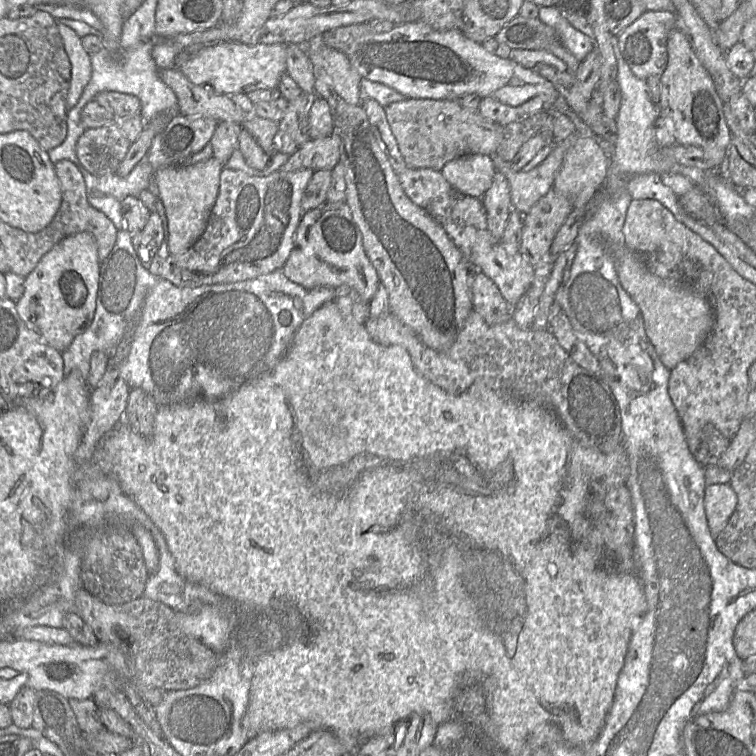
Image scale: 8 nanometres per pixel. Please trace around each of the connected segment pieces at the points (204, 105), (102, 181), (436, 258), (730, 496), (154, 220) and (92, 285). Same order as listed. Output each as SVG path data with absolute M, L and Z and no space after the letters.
M177 68L159 69L162 81L177 97L177 113L186 116L203 116L216 122L241 124L250 116L227 95L218 93L210 85L190 82Z
M142 158L126 177L119 177L115 173L95 176L85 171L83 175L87 199L95 209L103 212L115 225L117 230L123 229L121 202L127 196L135 196L147 190L152 182L154 169L149 160Z
M322 70L316 77L314 94L328 102L333 117L334 131L341 138L339 162L345 168L344 201L352 212L362 235L365 254L376 270L380 281L371 300L377 296L381 287L385 287L390 313L409 327L425 346L437 351L449 349L474 310L471 288L474 275L478 272L477 267L467 260L443 226L405 194L398 174L391 166L383 148L379 133L369 122L360 103L349 104L341 98Z
M730 483L706 486L704 506L710 531L716 541L737 505L737 495Z
M151 212L145 227L132 234L132 245L141 263L148 268L162 245L164 231L157 212Z
M81 232L64 238L46 253L35 269L25 277L23 295L15 301L19 317L25 324L35 329L50 347L62 353L93 320L99 274L100 262L94 236L88 232Z

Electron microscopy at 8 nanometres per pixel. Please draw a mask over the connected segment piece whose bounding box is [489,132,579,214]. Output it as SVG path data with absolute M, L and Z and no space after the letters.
M578 132L555 145L551 154L530 171L514 171L509 162L502 160L497 154L490 154L497 171L508 179L513 207L521 214L527 213L531 207L551 189L553 189L556 173L559 170L567 150Z

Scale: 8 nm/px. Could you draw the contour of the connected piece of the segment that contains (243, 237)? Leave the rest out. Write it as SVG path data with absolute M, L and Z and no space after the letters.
M223 167L219 191L203 234L185 251L168 255L157 277L181 288L235 283L267 274L284 265L294 245L301 218L301 200L313 174L312 169L274 171L267 176L249 176L242 171Z

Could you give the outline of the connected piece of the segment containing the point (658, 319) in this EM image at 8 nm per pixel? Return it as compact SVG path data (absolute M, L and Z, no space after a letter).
M625 245L612 248L619 281L638 305L645 333L663 365L672 370L689 358L706 340L714 326L714 312L709 302L677 281L662 278L648 268L643 256Z

